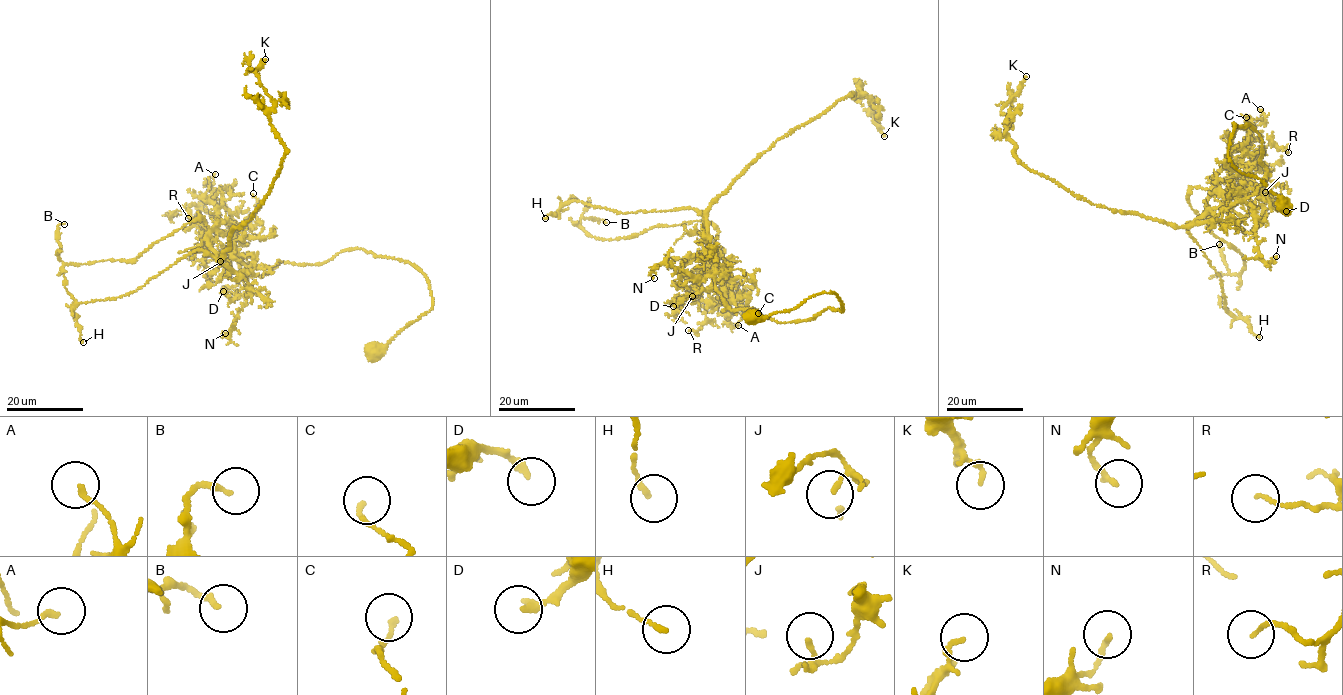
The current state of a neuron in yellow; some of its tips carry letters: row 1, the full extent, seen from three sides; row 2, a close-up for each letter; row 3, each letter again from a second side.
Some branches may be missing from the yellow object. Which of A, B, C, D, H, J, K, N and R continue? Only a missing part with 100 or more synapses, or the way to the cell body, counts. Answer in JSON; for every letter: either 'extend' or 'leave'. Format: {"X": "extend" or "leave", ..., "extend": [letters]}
{"A": "leave", "B": "leave", "C": "leave", "D": "leave", "H": "leave", "J": "leave", "K": "leave", "N": "leave", "R": "leave", "extend": []}

